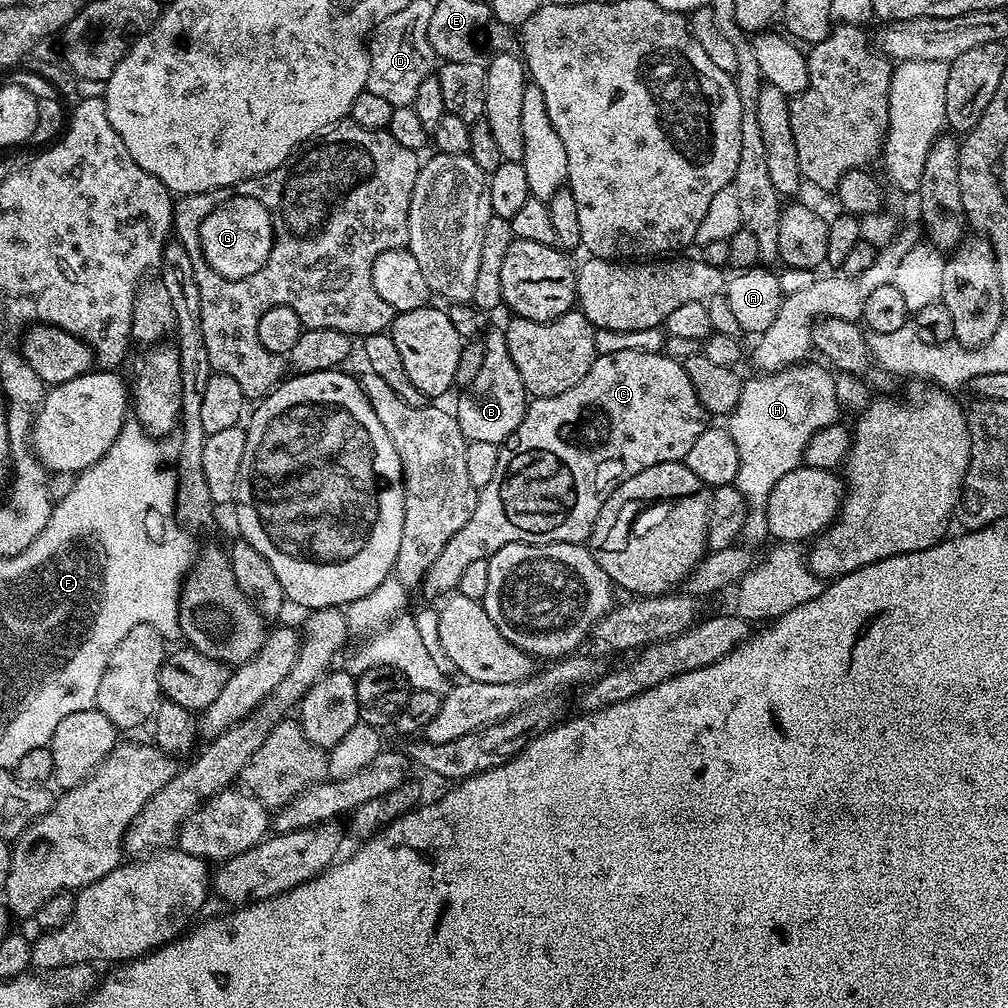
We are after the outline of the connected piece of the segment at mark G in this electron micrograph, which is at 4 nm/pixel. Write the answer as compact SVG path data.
M253 196L227 197L202 222L200 245L207 264L220 277L241 280L257 273L269 260L273 246L272 216Z

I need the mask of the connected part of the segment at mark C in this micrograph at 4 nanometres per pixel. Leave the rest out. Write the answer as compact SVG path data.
M618 350L614 354L597 355L588 373L577 384L570 386L570 390L562 390L562 394L554 394L553 396L538 396L529 403L518 430L504 441L500 449L498 470L494 470L494 478L490 478L490 486L479 489L474 514L470 514L466 526L462 526L462 530L458 530L458 534L454 534L454 538L450 538L450 542L446 542L446 546L442 546L442 554L438 554L438 558L434 558L434 566L430 566L430 570L423 578L422 589L424 588L426 595L440 596L439 598L455 593L460 587L462 574L465 570L474 562L487 560L489 556L502 550L502 546L510 546L511 544L584 544L592 535L594 522L598 518L602 506L608 501L610 494L614 494L614 490L623 480L629 480L634 474L638 474L650 466L658 466L662 462L683 461L684 456L690 454L690 446L694 446L698 434L702 434L709 424L709 417L705 413L702 402L698 402L698 394L694 394L694 386L690 386L690 378L681 361L671 360L669 356L664 355L663 351Z

